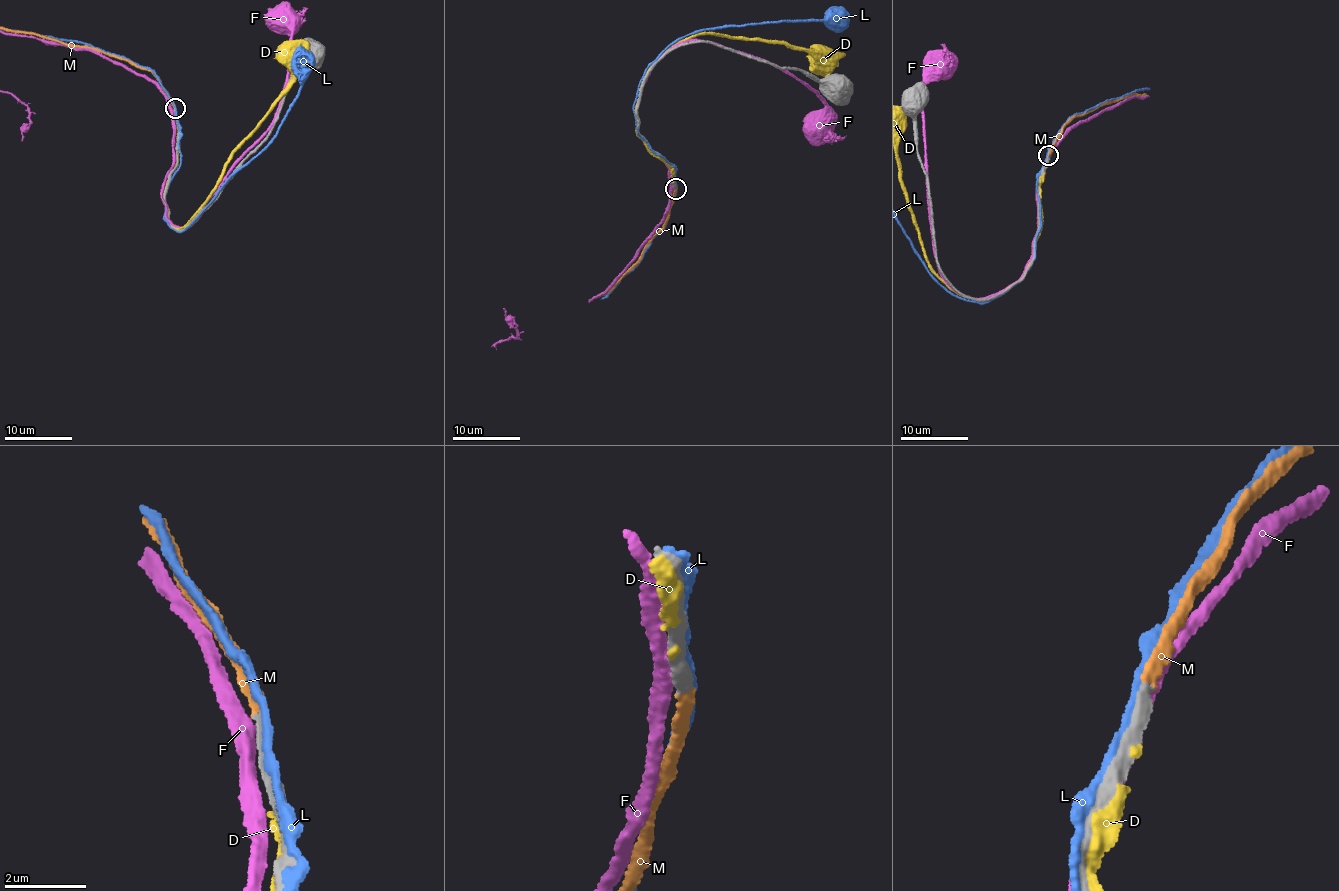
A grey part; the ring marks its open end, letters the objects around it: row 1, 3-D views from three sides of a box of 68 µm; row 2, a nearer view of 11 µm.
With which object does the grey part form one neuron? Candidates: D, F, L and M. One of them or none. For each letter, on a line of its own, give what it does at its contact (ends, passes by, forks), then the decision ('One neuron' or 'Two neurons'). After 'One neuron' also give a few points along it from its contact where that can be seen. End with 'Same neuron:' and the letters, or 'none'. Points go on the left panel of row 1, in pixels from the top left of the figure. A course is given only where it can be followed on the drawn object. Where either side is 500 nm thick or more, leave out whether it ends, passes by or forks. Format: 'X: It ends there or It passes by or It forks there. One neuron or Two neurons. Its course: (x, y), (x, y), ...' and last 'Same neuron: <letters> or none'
D: It ends there. Two neurons
F: It passes by. Two neurons
L: It passes by. Two neurons
M: It ends there. One neuron
Same neuron: M

